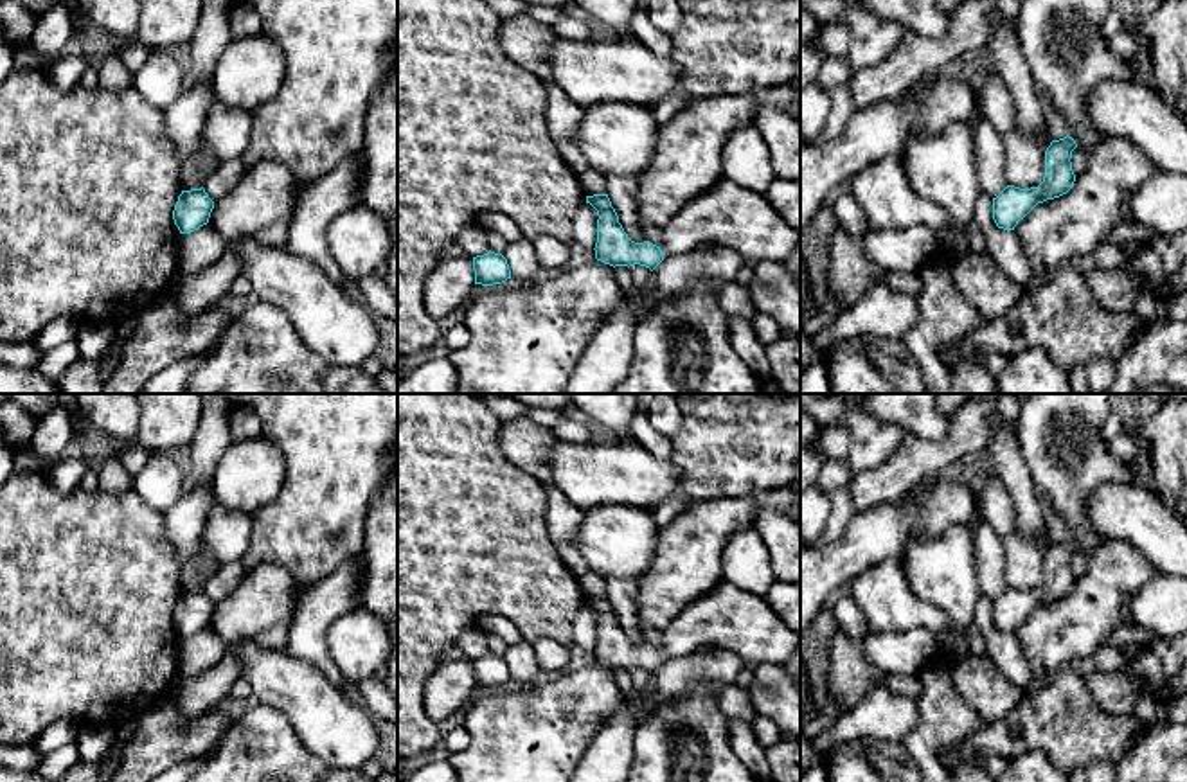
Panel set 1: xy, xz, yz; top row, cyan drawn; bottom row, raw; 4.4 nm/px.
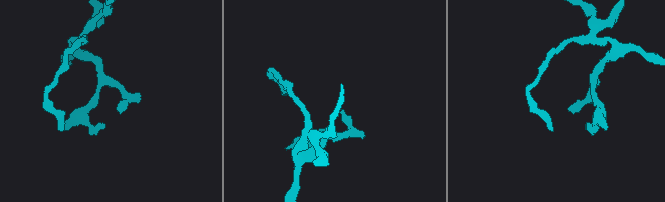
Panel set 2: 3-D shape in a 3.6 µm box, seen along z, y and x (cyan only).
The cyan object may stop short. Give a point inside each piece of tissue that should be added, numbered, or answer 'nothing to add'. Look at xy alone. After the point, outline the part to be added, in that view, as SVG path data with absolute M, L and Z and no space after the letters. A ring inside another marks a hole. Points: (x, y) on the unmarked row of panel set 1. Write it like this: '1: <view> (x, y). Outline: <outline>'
nothing to add

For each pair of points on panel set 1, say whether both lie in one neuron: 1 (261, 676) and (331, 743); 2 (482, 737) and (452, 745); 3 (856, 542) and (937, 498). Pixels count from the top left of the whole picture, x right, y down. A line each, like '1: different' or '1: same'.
1: same
2: different
3: same

